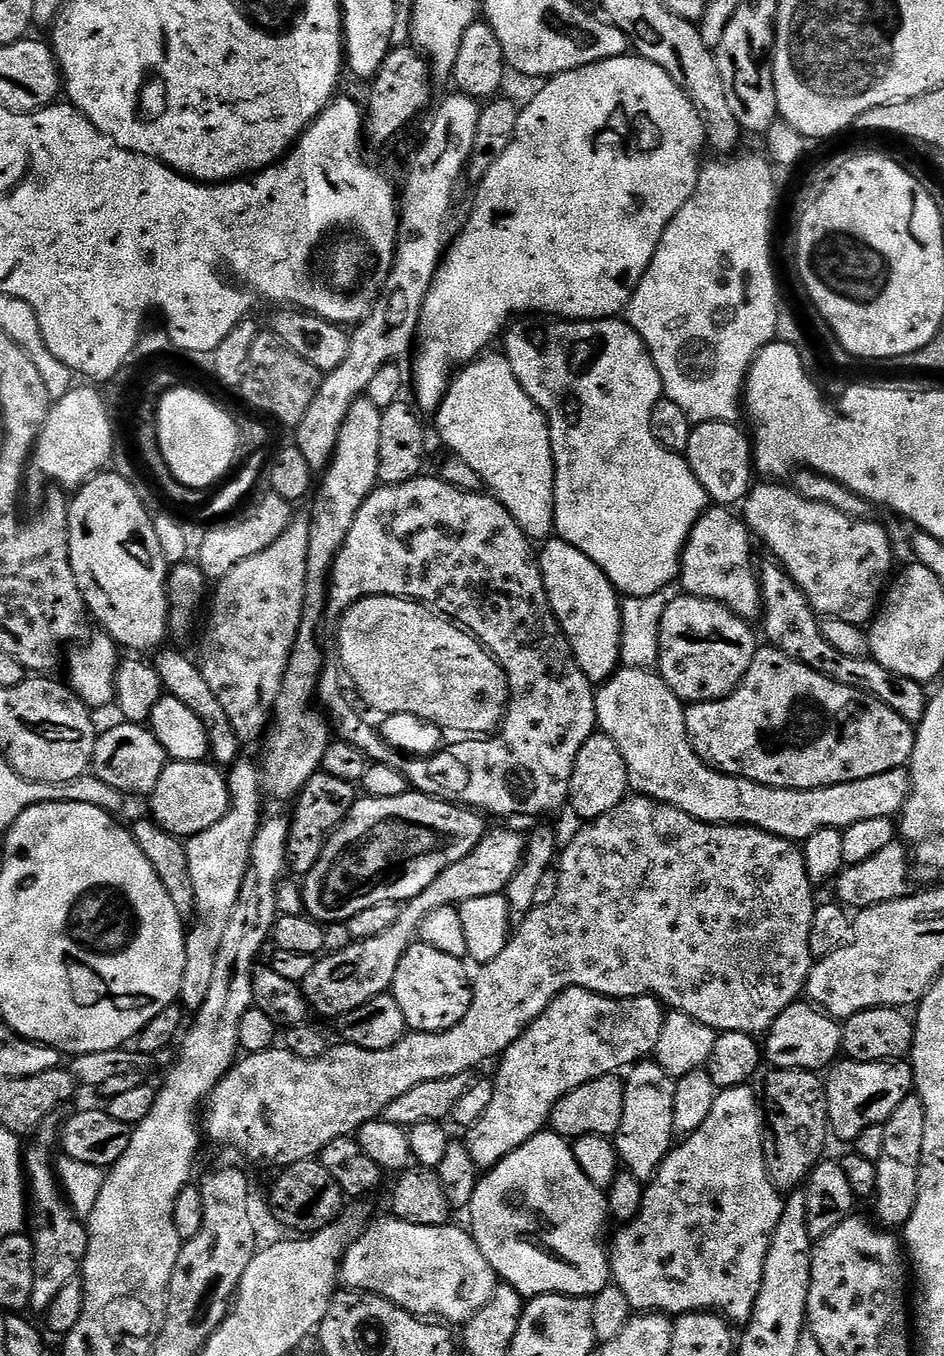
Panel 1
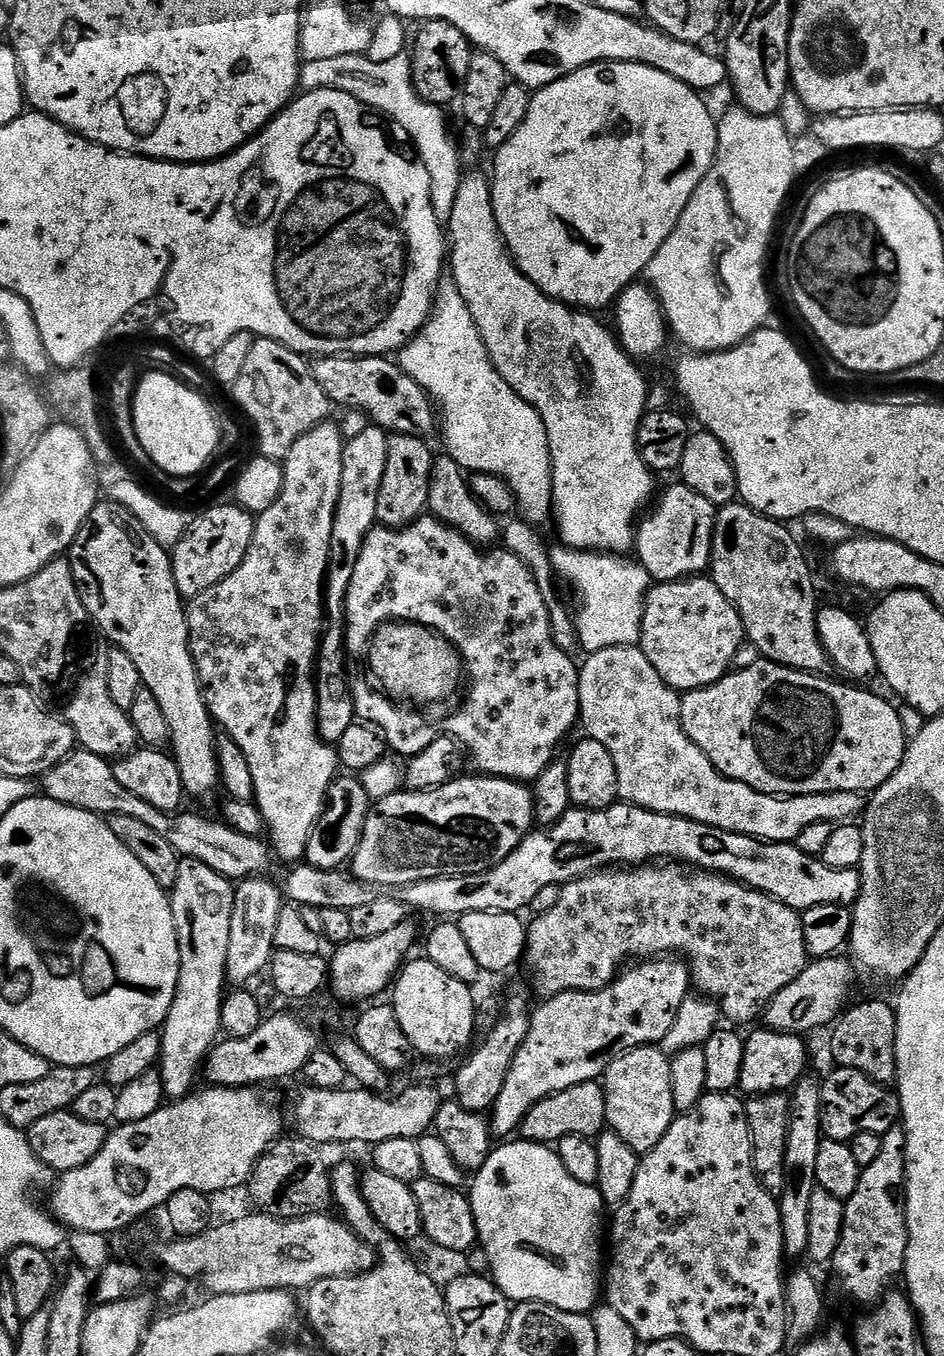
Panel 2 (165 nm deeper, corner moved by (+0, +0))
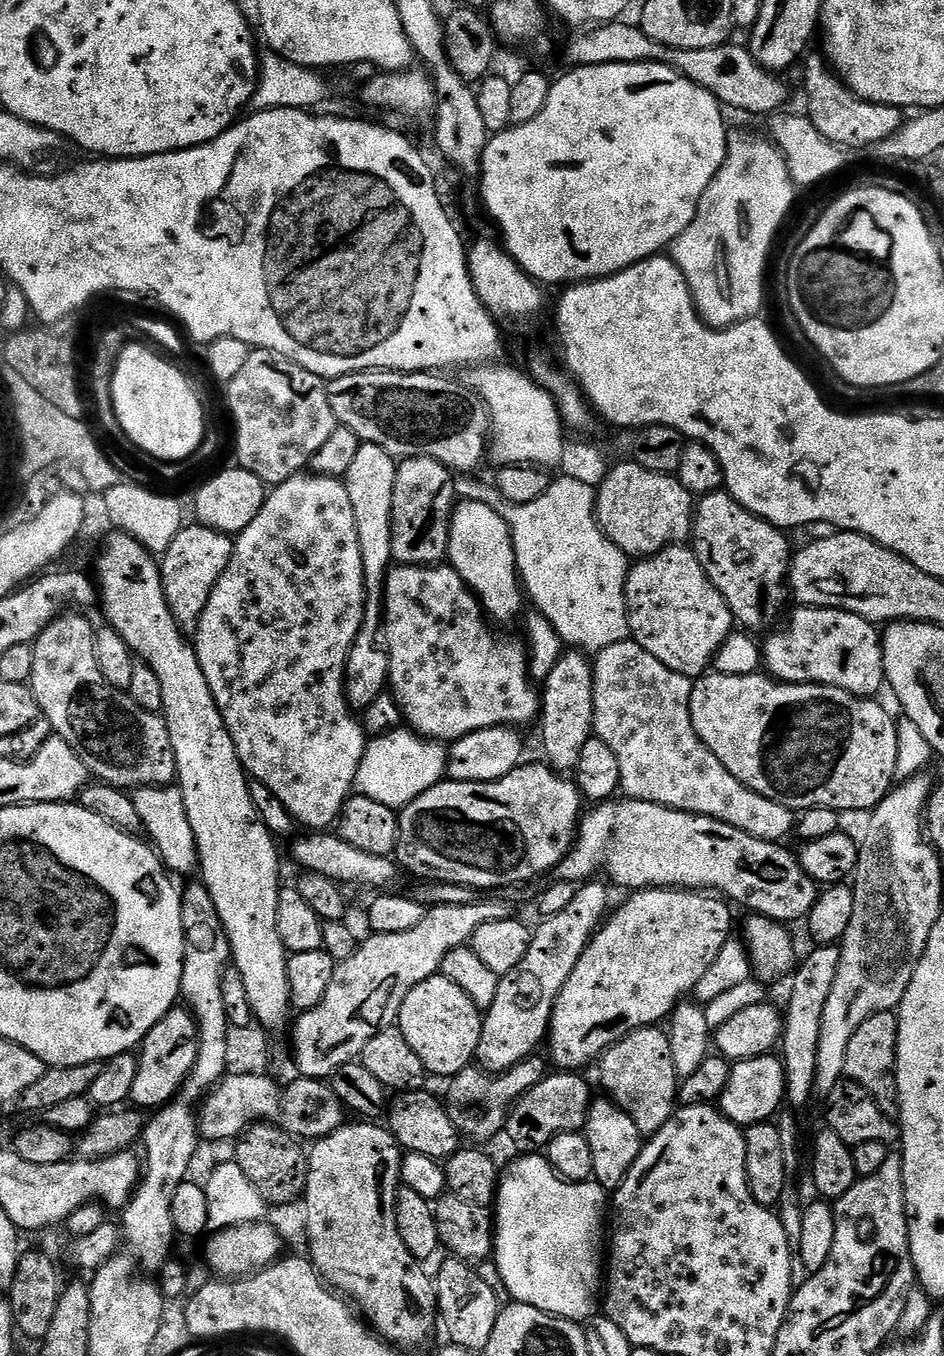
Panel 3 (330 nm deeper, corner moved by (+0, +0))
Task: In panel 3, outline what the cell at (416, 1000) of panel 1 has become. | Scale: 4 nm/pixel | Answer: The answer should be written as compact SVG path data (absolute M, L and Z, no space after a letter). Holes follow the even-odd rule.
M439 974L426 978L402 1002L398 1017L400 1032L410 1042L414 1054L422 1058L422 1066L433 1077L451 1078L476 1060L478 1042L482 1034L482 1009L470 1002L467 994L454 986L450 978Z

